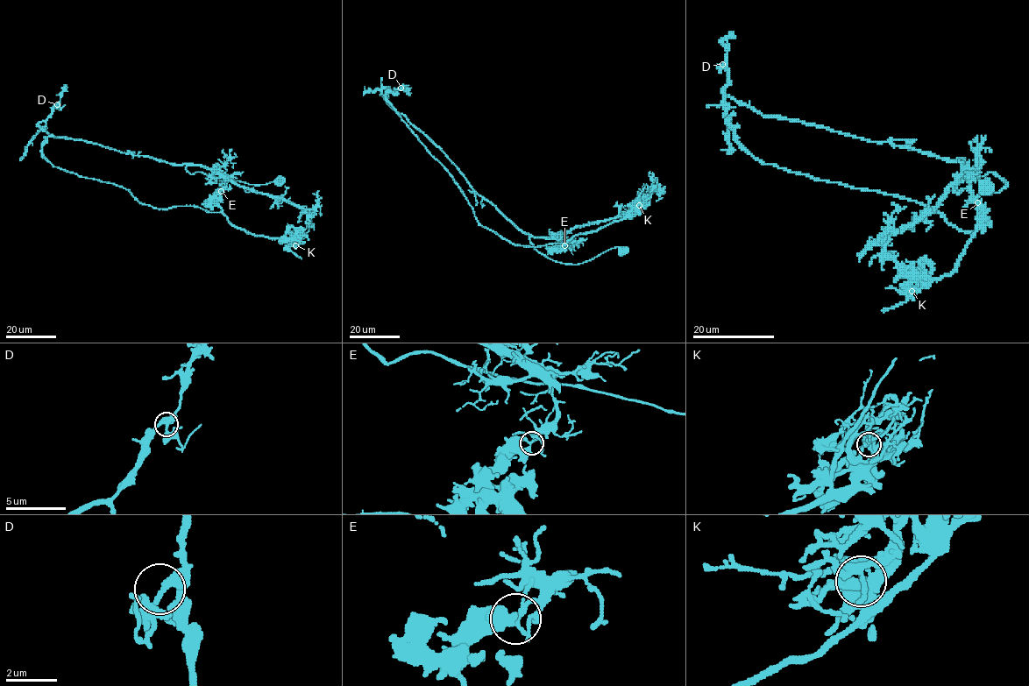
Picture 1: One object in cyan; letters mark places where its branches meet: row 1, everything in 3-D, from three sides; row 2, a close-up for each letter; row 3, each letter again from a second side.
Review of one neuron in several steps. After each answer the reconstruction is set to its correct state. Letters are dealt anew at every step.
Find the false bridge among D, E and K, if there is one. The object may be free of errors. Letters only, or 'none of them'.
E

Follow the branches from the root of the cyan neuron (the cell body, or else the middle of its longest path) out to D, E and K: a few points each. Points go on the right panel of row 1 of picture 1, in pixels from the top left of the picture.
D: (986, 187), (997, 193), (1007, 184), (993, 173), (975, 174), (961, 159), (762, 116), (721, 90), (722, 64)
E: (986, 187), (980, 187), (997, 193), (1007, 184), (993, 173), (975, 174), (963, 160), (970, 194), (977, 203)
K: (986, 187), (1007, 184), (963, 160), (982, 224), (950, 274), (911, 291)

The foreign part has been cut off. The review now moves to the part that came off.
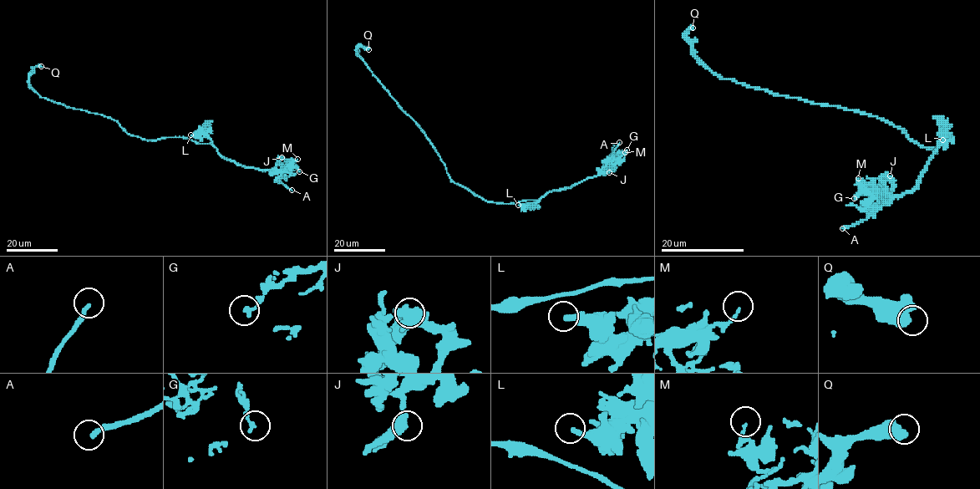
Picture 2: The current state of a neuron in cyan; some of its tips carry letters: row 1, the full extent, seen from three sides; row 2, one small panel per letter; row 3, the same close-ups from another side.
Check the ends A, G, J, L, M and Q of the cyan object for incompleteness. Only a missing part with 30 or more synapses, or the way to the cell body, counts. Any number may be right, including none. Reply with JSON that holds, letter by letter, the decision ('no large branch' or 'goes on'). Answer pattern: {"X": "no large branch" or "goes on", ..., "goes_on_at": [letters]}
{"A": "goes on", "G": "no large branch", "J": "no large branch", "L": "no large branch", "M": "no large branch", "Q": "no large branch", "goes_on_at": ["A"]}

